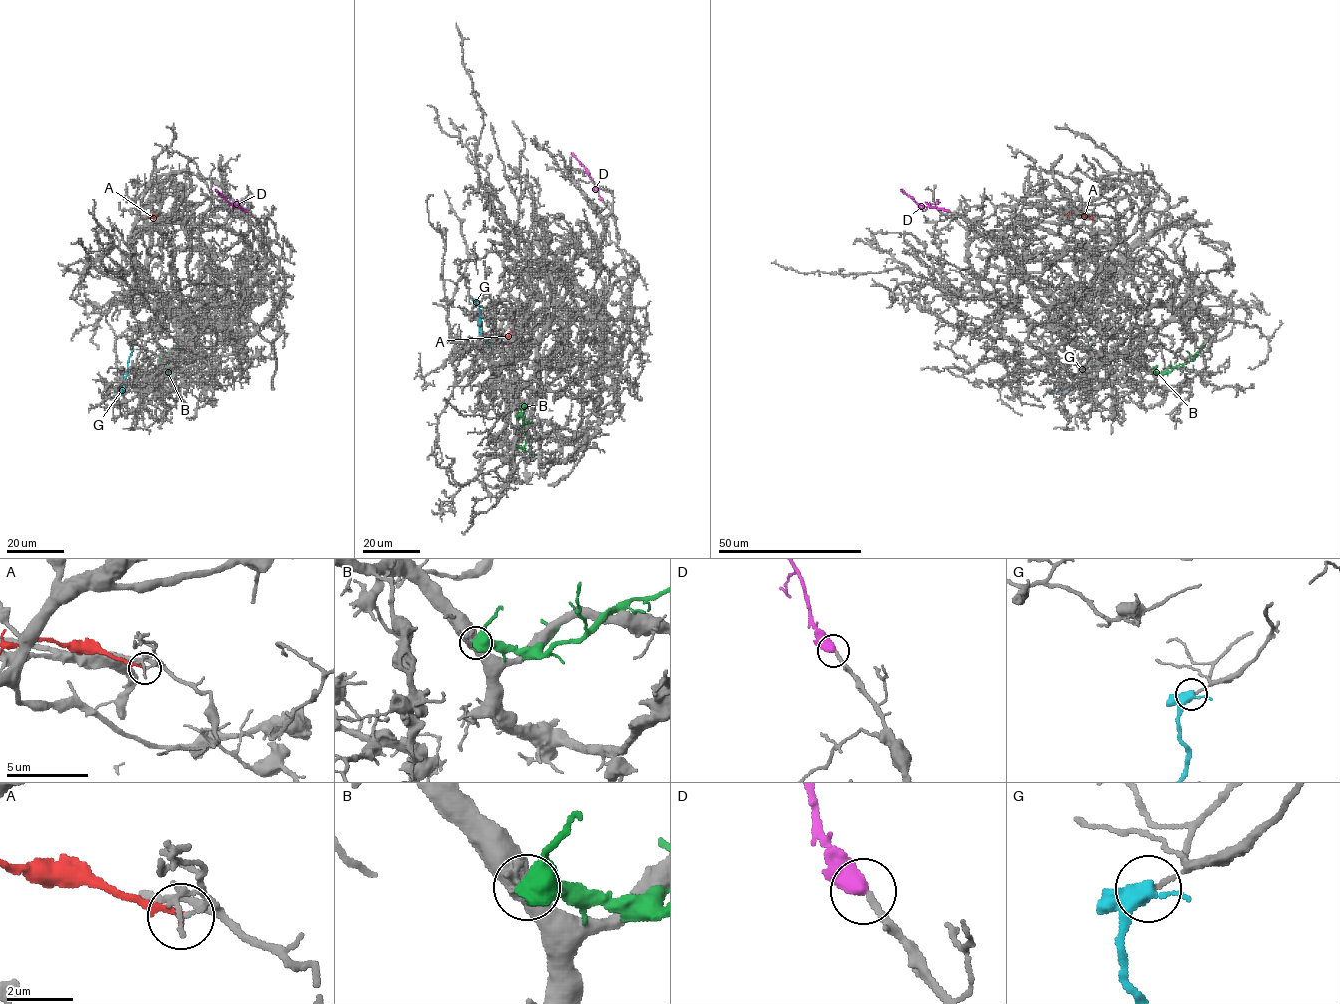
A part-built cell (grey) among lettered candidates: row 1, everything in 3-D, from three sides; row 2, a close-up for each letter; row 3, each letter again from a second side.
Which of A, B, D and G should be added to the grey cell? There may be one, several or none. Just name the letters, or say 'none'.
D

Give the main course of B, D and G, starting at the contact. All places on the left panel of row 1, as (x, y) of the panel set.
B: (165, 372), (166, 369), (159, 360), (177, 343)
D: (246, 212), (230, 204), (215, 190)
G: (131, 344), (123, 390), (116, 390)

